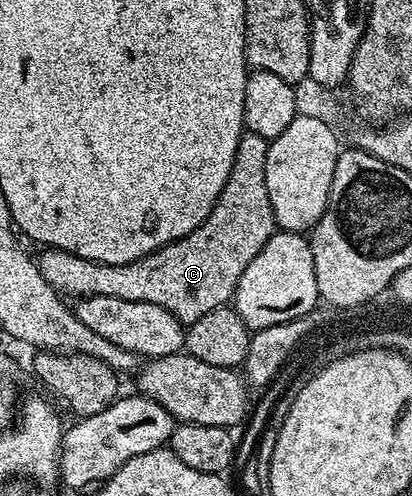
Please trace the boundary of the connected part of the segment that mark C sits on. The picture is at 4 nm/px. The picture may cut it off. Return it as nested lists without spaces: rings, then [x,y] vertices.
[[[245,131],[238,142],[234,166],[230,170],[230,178],[226,178],[226,186],[222,186],[219,200],[212,207],[212,213],[189,236],[143,256],[138,262],[122,266],[90,262],[86,258],[78,258],[78,254],[50,248],[41,251],[41,256],[38,256],[42,278],[46,278],[48,285],[65,297],[113,296],[162,306],[162,310],[170,310],[170,314],[174,314],[174,318],[178,318],[185,326],[198,322],[198,318],[202,318],[202,314],[210,314],[210,310],[225,307],[235,297],[242,270],[246,270],[246,266],[254,262],[258,250],[262,250],[273,232],[277,231],[274,210],[270,206],[270,194],[266,194],[266,150],[269,143],[266,138]]]

